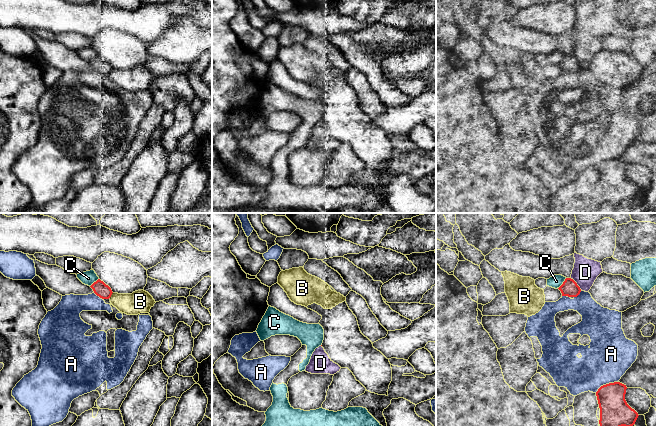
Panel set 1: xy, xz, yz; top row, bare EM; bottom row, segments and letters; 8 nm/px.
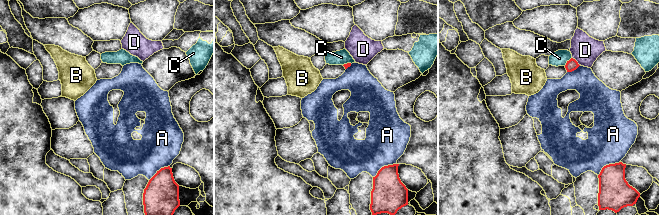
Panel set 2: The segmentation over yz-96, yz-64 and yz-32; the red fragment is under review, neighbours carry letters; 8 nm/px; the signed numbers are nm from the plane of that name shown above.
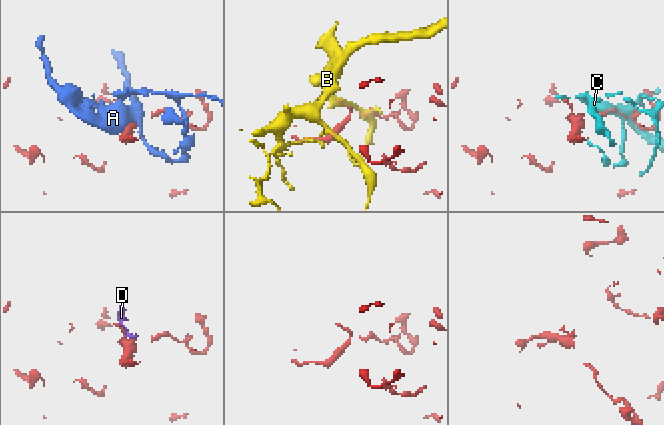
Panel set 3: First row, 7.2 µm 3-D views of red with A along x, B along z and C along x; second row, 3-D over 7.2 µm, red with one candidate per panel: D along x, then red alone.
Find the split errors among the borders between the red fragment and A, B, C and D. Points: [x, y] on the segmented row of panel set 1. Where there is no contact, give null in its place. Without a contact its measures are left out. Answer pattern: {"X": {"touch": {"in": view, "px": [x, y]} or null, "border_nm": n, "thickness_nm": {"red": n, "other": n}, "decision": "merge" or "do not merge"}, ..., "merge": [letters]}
{"A": {"touch": {"in": "yz", "px": [606, 384]}, "border_nm": 220, "thickness_nm": {"red": 240, "other": 360}, "decision": "do not merge"}, "B": {"touch": {"in": "xy", "px": [111, 294]}, "border_nm": 50, "thickness_nm": {"red": 120, "other": 180}, "decision": "do not merge"}, "C": {"touch": {"in": "yz", "px": [563, 283]}, "border_nm": 110, "thickness_nm": {"red": 130, "other": 100}, "decision": "do not merge"}, "D": {"touch": {"in": "yz", "px": [576, 283]}, "border_nm": 140, "thickness_nm": {"red": 130, "other": 200}, "decision": "do not merge"}, "merge": []}

